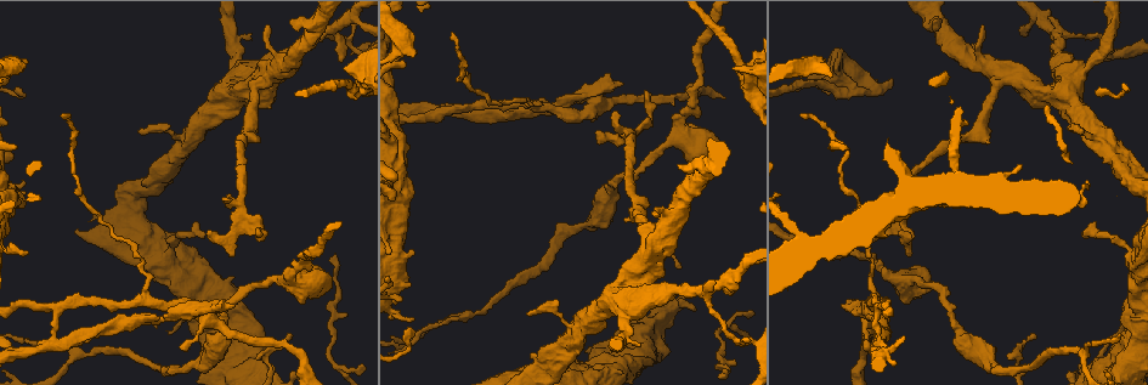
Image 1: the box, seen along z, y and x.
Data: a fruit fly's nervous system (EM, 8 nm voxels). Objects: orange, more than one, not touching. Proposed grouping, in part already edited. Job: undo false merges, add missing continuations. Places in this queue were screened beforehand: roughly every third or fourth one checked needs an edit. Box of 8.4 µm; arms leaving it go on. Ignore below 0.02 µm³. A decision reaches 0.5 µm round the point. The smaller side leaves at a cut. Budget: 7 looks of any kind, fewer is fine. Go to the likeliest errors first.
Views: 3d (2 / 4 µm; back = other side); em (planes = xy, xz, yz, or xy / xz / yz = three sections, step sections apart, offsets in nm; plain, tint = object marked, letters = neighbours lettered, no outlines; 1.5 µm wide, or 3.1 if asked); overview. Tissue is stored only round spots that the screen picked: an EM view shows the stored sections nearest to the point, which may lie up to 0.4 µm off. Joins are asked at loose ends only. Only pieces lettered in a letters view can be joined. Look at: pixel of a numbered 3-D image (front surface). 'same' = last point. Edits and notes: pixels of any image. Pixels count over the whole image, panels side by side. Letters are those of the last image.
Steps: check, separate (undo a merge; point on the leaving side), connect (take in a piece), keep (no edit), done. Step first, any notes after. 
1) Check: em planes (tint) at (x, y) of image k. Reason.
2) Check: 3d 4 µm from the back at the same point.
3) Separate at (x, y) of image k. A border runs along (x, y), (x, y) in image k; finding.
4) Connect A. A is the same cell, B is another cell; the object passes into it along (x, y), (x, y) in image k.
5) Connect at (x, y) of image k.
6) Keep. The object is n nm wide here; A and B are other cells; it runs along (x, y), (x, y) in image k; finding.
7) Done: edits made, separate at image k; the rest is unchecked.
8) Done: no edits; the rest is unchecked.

Check: 3d 4 µm at (413, 55) of image 1. Free end.

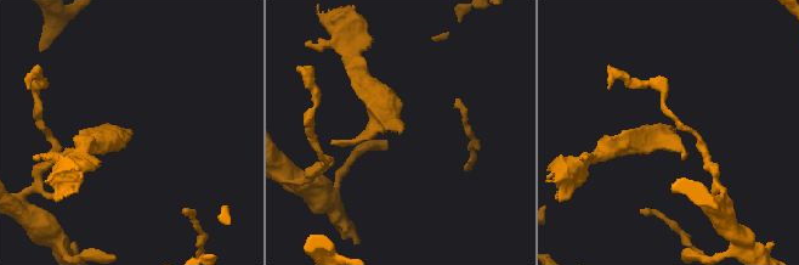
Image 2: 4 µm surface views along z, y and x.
Check: em planes (letters) at (674, 131) of image 2. Now the EM.

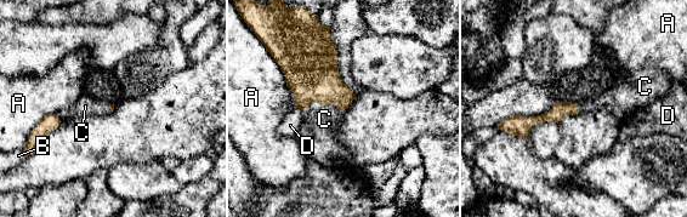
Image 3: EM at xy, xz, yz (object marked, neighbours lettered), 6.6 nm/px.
Connect C. The longest contact is with A, 340 nm; C is the same cell, A, B and D are other cells; it goes on there.

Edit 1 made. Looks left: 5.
Check: 3d 4 µm at (290, 19) of image 1. Branch stops here.

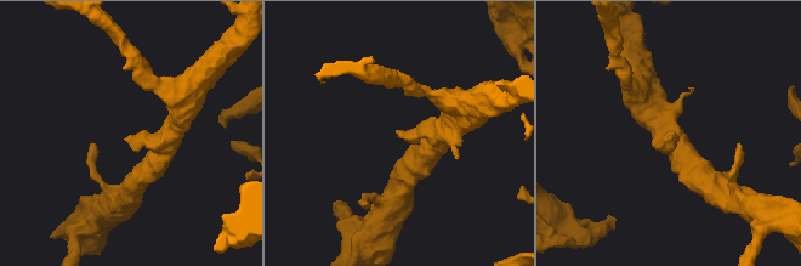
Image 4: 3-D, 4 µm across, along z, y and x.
Check: em xy step 4 (tint) at (401, 135) of image 4.

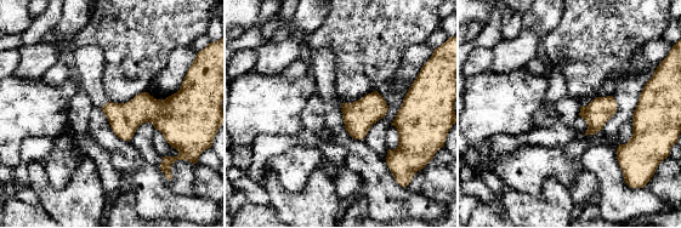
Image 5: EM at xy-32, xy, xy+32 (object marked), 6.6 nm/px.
Check: em planes (letters) at the same point. Another direction.

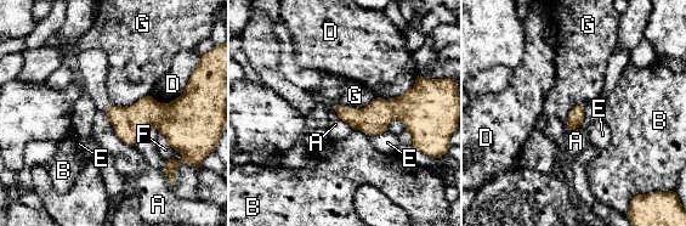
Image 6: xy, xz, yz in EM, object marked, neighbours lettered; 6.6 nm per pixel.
Keep. The longest contact is with D, 300 nm; A, B, D, E, F and G are other cells; none of them fits.

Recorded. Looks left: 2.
Check: 3d 2 µm at (234, 66) of image 1. Thick turns thin.

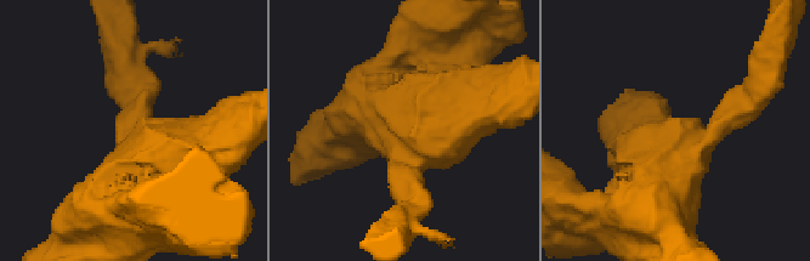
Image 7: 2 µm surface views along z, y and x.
Check: em planes (letters) at (134, 130) of image 7.

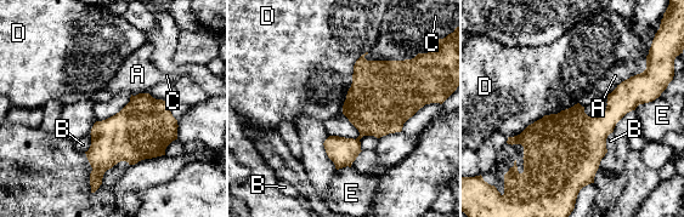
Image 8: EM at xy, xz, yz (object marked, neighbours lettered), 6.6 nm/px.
Keep. A, B, C, D and E are other cells; a border runs along (577, 102), (544, 114), (507, 137) in image 8; one cell here.

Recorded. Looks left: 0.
Done: edits made, connect at image 3; the rest is unchecked.

